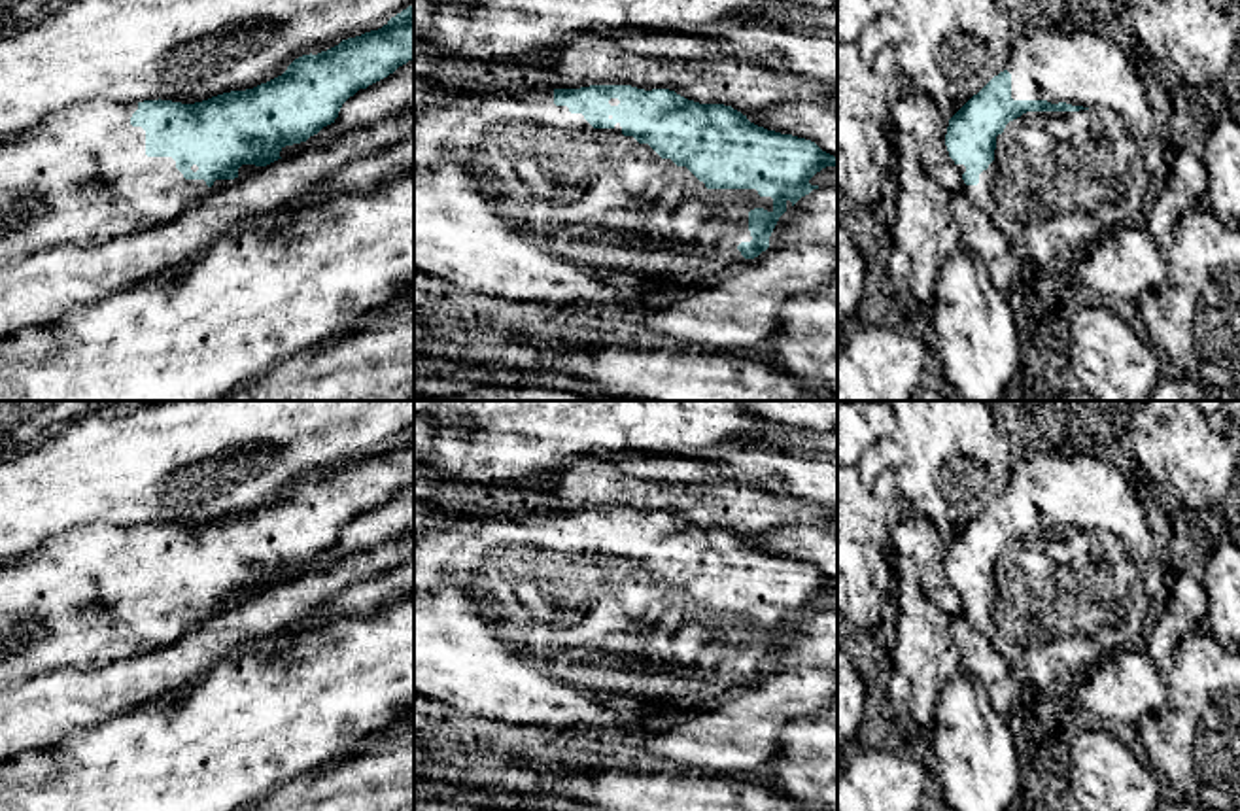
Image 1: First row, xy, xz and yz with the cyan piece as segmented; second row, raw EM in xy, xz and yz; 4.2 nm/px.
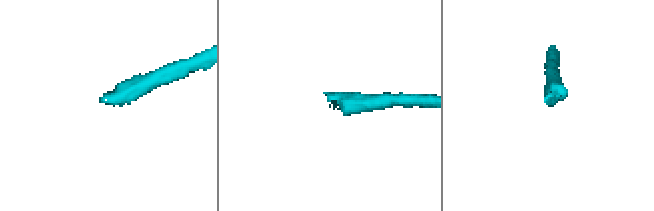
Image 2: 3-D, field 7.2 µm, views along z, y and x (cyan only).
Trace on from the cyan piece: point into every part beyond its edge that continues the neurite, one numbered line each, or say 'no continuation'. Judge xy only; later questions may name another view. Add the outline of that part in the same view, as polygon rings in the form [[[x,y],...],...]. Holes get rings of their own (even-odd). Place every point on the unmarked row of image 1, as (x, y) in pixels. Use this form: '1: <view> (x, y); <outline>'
1: xy (80, 600); [[[96,522],[89,526],[72,527],[64,533],[51,535],[43,543],[36,544],[26,556],[9,560],[0,565],[0,692],[9,686],[23,684],[25,681],[57,669],[102,669],[108,664],[125,660],[130,656],[146,654],[151,648],[170,647],[180,641],[195,626],[206,624],[215,614],[225,611],[231,603],[215,603],[212,611],[204,603],[185,603],[176,592],[172,580],[147,580],[146,578],[146,554],[132,550],[130,541],[138,533],[138,527],[117,527],[112,524]]]

